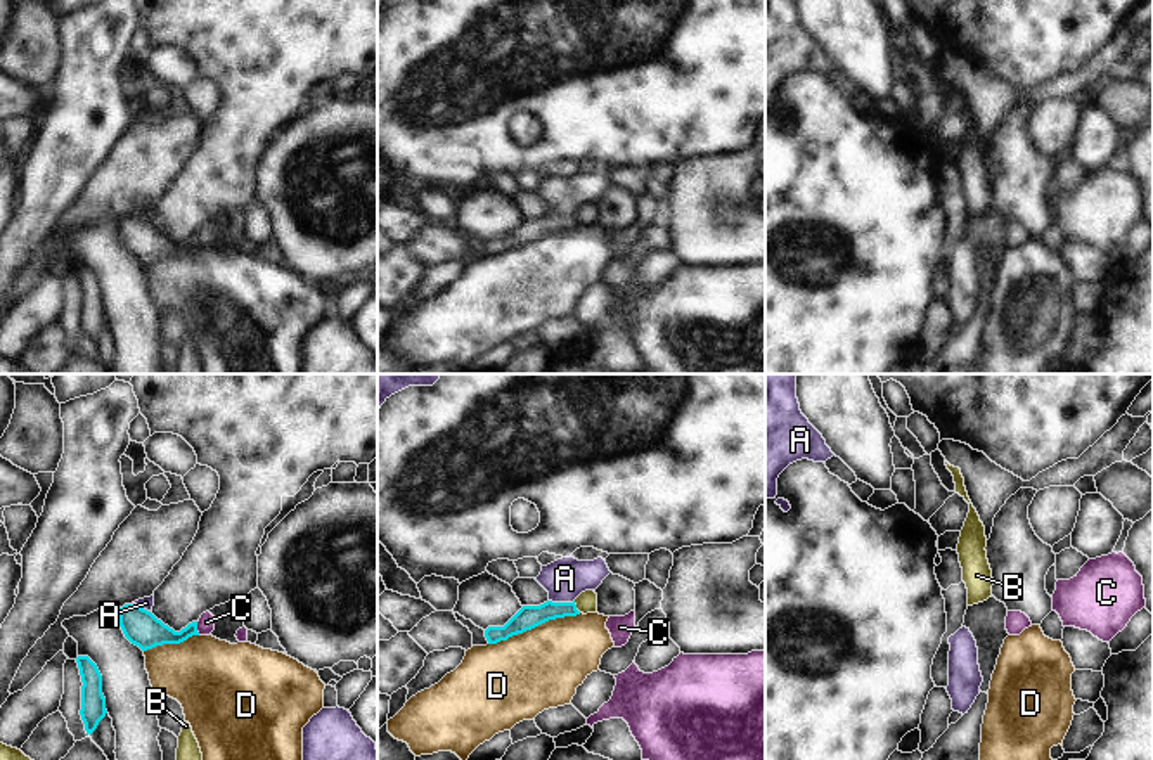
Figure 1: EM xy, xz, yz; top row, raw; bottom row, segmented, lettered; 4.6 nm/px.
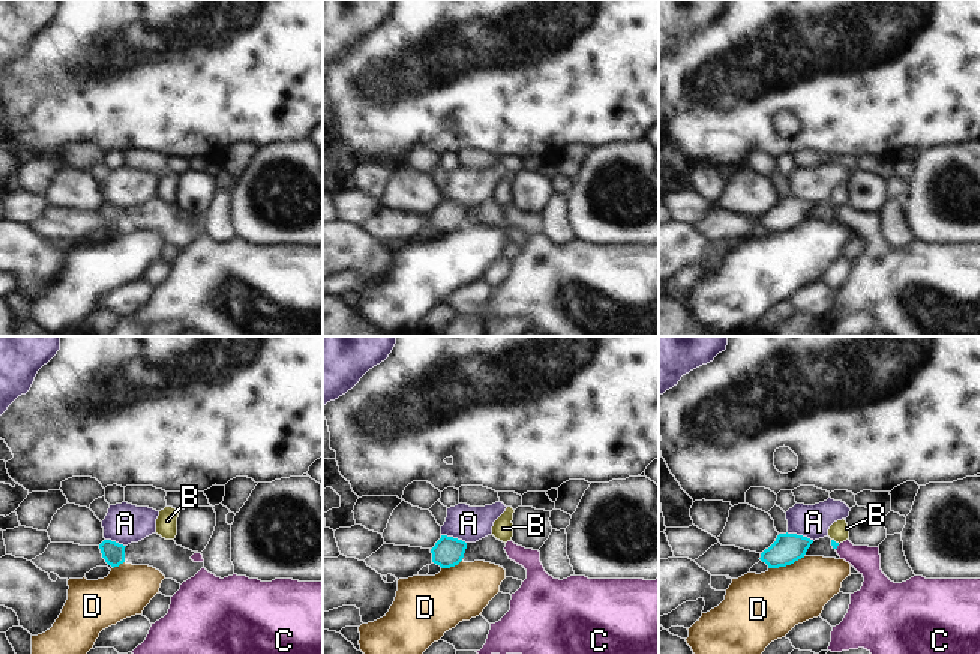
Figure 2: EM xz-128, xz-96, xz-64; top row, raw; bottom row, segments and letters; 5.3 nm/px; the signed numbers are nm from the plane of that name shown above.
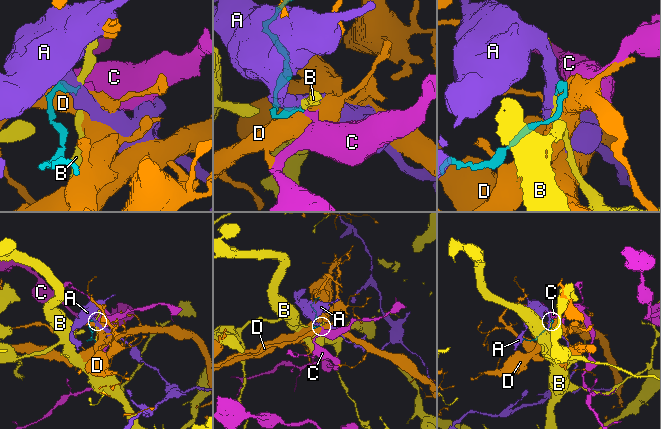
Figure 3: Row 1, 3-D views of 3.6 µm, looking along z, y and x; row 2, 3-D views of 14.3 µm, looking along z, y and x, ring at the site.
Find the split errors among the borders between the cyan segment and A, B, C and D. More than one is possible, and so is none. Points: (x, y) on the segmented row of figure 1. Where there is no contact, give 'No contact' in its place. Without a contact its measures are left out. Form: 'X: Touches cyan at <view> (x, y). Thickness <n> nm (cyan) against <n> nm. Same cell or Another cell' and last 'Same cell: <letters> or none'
A: Touches cyan at xz (561, 603). Thickness 110 nm (cyan) against 190 nm. Another cell
B: Touches cyan at xz (575, 606). Thickness 110 nm (cyan) against 100 nm. Another cell
C: Touches cyan at xy (196, 629). Thickness 160 nm (cyan) against 80 nm. Same cell
D: Touches cyan at xz (534, 627). Thickness 110 nm (cyan) against 380 nm. Another cell
Same cell: C.

